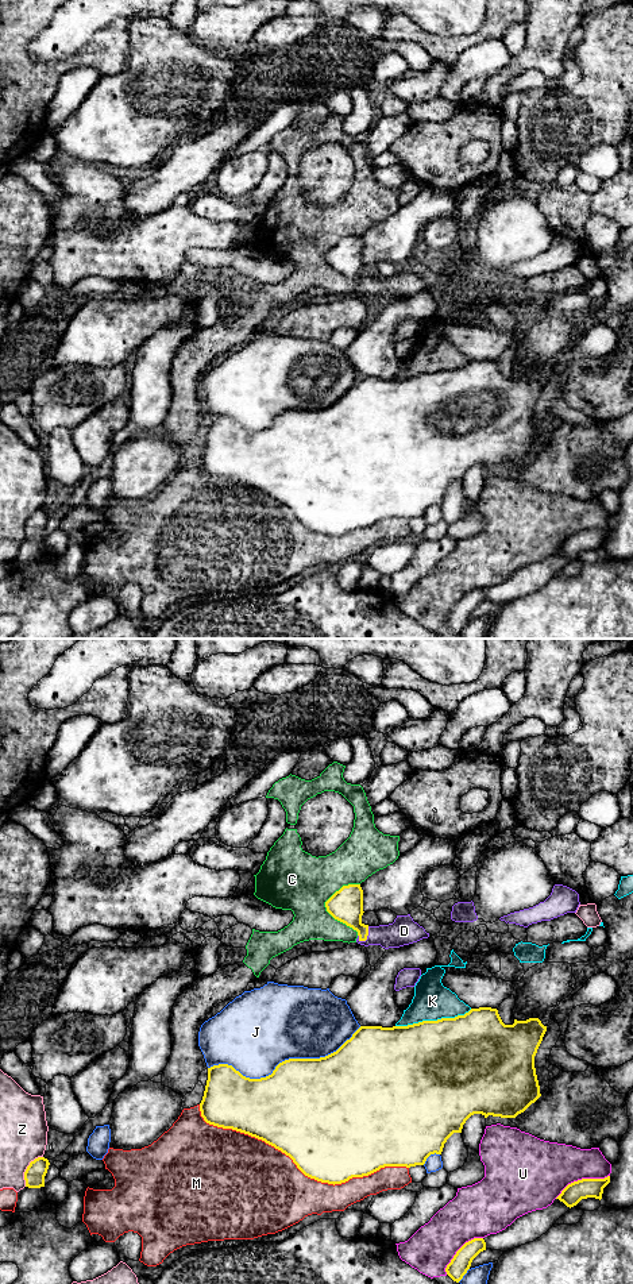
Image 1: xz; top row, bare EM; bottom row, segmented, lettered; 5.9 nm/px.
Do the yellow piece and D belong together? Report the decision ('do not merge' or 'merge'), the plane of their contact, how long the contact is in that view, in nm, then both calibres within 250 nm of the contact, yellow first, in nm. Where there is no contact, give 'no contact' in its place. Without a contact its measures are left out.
merge | xz | 110 nm | 200/170 nm

